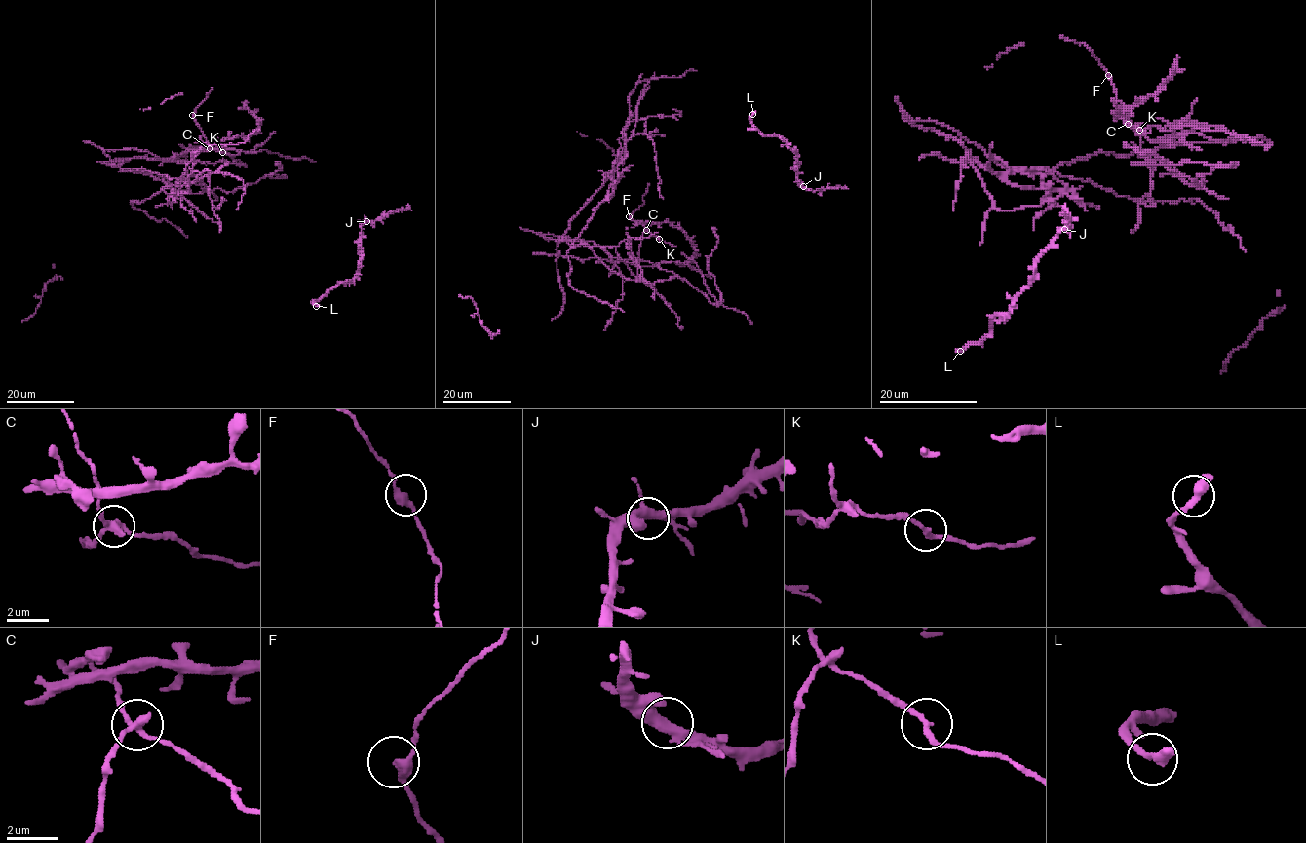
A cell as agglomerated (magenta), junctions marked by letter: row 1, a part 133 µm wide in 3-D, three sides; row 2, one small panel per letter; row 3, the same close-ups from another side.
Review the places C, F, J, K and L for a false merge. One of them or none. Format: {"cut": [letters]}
{"cut": ["C"]}

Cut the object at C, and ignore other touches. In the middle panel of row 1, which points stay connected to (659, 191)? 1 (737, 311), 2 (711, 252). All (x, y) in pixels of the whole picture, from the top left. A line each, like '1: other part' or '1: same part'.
1: other part
2: same part

